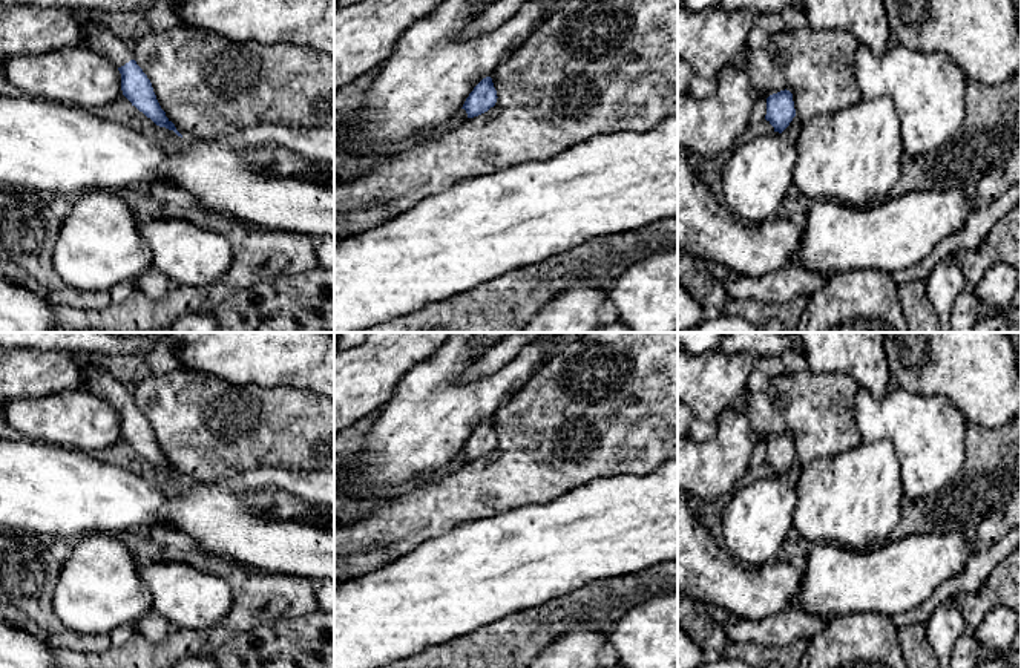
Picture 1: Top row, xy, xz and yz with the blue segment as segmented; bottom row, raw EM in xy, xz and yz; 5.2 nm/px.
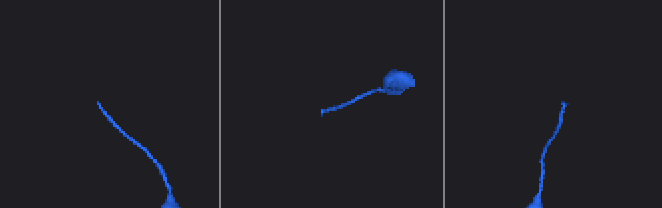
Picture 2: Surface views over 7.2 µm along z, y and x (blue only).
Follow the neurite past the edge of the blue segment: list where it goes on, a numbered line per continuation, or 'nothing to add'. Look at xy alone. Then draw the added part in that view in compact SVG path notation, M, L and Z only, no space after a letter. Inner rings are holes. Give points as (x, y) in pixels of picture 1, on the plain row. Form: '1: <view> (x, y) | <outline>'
1: xy (101, 383) | M89 359L84 360L86 375L89 378L86 391L106 400L117 411L124 409L133 403L133 394L118 381L107 368L92 363Z

